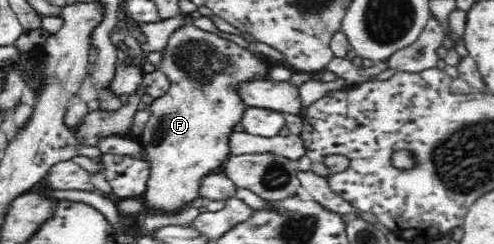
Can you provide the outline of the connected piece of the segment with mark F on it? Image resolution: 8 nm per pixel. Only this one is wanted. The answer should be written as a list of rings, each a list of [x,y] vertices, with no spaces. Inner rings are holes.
[[[191,23],[171,33],[158,66],[169,78],[170,86],[167,93],[154,98],[151,103],[151,115],[138,140],[145,159],[150,163],[149,179],[143,193],[146,209],[175,214],[185,209],[196,197],[201,197],[201,179],[209,173],[221,171],[222,164],[230,154],[229,135],[233,133],[233,127],[241,123],[241,117],[248,109],[235,85],[265,77],[271,66],[263,56]]]

